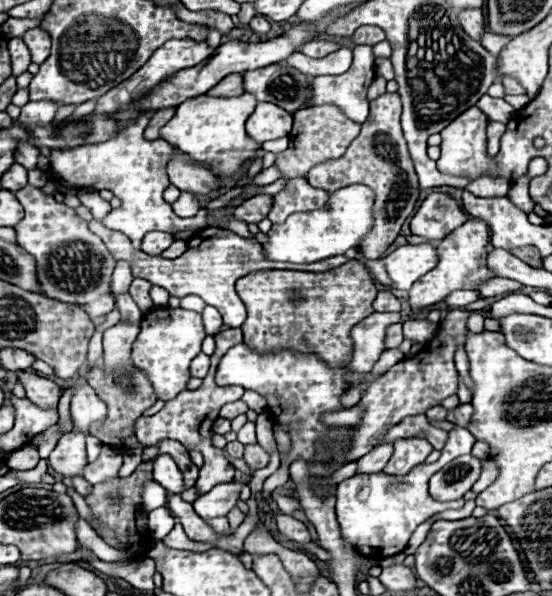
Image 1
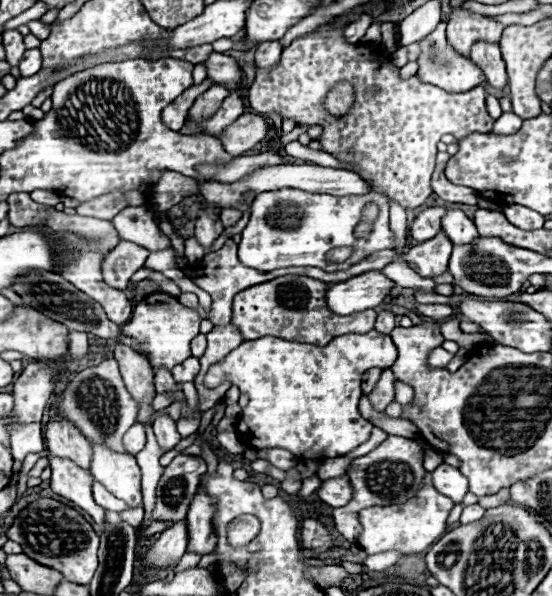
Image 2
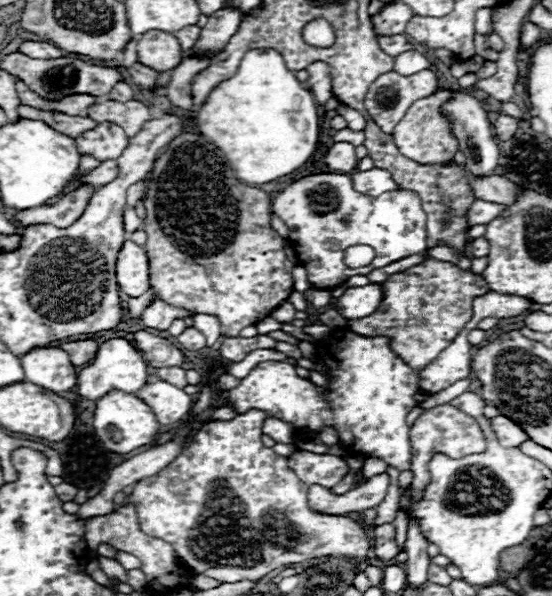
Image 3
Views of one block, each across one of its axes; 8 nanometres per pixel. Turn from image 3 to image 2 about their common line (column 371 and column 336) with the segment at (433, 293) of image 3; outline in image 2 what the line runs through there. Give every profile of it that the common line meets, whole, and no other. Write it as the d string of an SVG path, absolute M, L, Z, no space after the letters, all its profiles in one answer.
M286 276L286 278L276 278L270 282L258 284L258 286L250 286L234 296L232 324L242 332L244 340L256 340L260 336L278 336L284 340L308 342L308 344L316 344L316 346L326 346L332 338L342 336L342 334L368 332L374 328L374 320L376 320L374 310L364 310L362 314L350 314L346 318L330 316L330 310L326 310L326 300L324 300L326 290L328 290L328 286L324 282L314 280L314 278L306 278L306 276Z

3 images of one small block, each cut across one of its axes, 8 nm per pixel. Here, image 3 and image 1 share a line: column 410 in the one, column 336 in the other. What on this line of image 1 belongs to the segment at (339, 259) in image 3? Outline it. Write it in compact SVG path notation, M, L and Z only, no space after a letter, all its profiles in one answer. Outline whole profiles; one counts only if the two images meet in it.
M352 184L330 194L330 200L320 210L310 210L302 214L292 214L284 224L272 226L266 234L268 242L264 244L266 256L276 262L318 262L330 256L340 256L350 248L356 248L360 238L372 228L372 204L374 194L368 186Z

